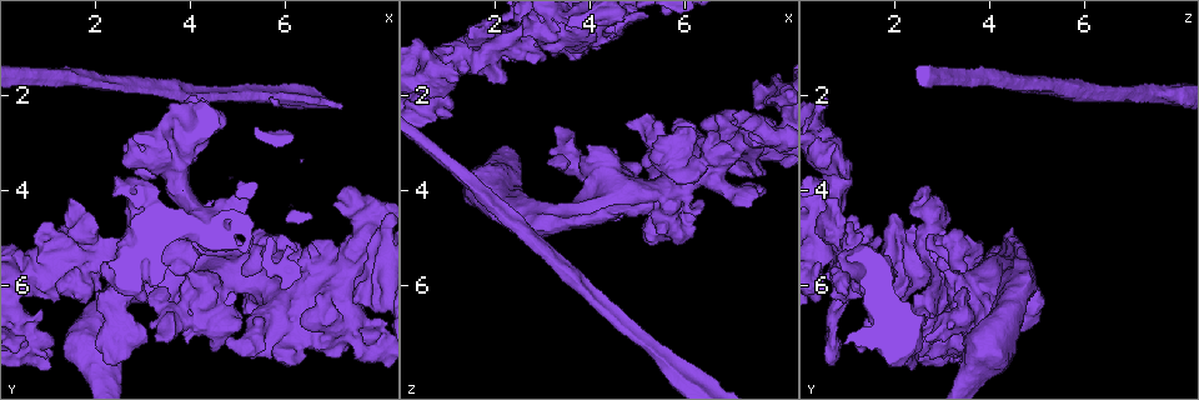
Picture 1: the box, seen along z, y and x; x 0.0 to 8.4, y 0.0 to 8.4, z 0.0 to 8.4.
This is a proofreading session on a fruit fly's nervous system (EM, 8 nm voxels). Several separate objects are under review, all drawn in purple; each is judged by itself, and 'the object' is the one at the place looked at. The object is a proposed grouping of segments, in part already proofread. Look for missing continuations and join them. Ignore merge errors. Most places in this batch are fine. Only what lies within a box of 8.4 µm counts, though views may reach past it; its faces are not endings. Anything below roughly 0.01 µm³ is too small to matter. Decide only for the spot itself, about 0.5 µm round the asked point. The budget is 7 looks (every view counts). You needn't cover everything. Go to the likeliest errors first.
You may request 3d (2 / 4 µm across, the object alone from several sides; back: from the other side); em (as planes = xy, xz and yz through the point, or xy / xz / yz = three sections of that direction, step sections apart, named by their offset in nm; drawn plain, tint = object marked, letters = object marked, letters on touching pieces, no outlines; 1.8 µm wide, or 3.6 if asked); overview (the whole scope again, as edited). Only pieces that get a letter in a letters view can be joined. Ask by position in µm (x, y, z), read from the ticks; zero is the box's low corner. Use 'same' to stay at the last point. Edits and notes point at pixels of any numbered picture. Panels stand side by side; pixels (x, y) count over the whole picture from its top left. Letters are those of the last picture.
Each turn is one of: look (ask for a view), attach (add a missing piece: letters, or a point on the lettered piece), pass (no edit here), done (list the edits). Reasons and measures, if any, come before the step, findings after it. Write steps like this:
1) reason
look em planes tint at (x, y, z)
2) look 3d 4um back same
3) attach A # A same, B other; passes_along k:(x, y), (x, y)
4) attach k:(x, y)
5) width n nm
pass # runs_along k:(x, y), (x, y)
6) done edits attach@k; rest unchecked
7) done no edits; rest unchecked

free end
look em planes letters at (1.10, 7.70, 2.45)

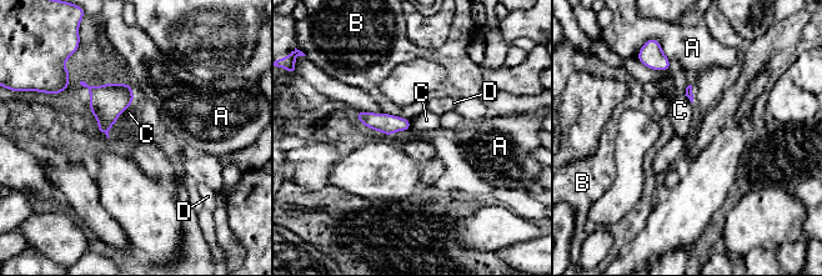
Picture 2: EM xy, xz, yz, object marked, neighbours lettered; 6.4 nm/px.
pass # A other, B other, C other, D other; border 2:(685, 95), (692, 103); none of them fits

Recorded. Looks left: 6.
sharp bend
look em yz step 16 letters at (1.85, 5.95, 1.30)

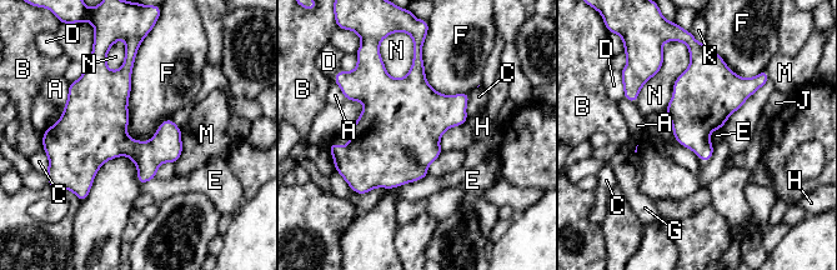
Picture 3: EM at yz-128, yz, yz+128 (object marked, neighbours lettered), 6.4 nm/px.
pass # A other, B other, C other, D other, E other, F other, G other, H other, J other, K other, M other, N other; border 3:(136, 53), (128, 135), (148, 141); none of them fits

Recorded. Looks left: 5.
free end
look em planes letters at (7.15, 4.05, 2.70)

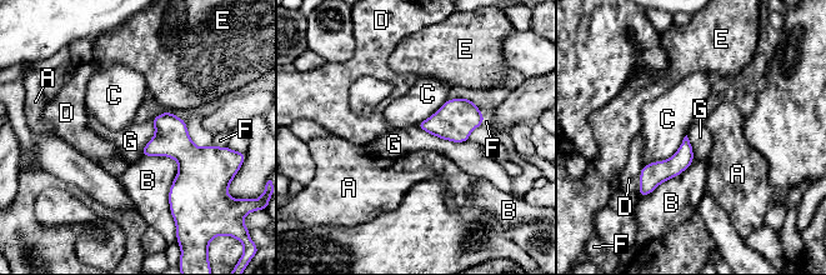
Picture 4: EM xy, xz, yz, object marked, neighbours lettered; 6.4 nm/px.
longest_contact B 440 nm
pass # A other, B other, C other, D other, E other, F other, G other; none of them fits

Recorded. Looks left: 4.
done no edits; rest unchecked

